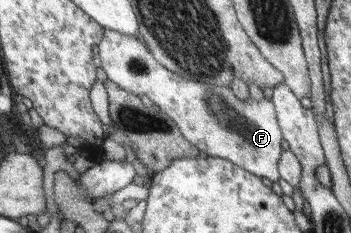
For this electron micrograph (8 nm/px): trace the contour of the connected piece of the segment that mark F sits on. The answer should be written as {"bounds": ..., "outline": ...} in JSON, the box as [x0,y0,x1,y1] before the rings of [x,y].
{"bounds":[99,30,284,183],"outline":[[[105,30],[104,40],[99,46],[99,57],[101,68],[114,83],[117,83],[126,91],[131,91],[134,95],[146,95],[155,105],[176,120],[178,127],[183,132],[183,136],[196,147],[202,154],[210,157],[220,157],[227,159],[246,171],[254,175],[266,177],[272,183],[280,181],[281,175],[278,173],[278,161],[282,157],[282,143],[284,136],[282,127],[275,108],[275,103],[269,97],[269,93],[262,101],[247,99],[242,101],[233,92],[231,87],[208,87],[205,83],[198,83],[196,80],[184,79],[169,69],[166,69],[159,60],[151,53],[147,45],[137,39],[114,30]]]}

